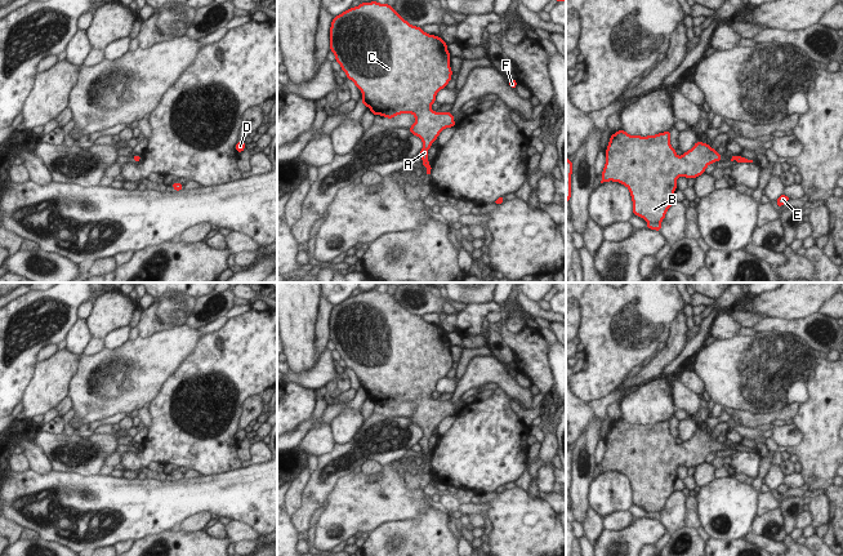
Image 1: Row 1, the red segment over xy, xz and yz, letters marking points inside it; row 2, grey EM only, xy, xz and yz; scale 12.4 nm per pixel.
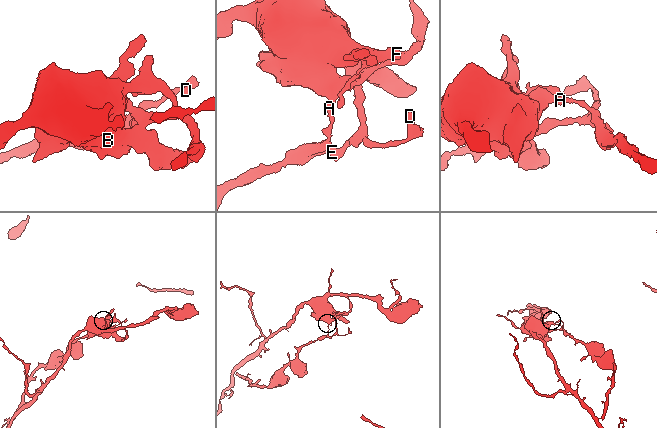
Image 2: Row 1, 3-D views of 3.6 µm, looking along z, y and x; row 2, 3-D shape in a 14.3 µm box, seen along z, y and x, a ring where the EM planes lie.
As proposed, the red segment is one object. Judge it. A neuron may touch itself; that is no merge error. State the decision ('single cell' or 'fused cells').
fused cells

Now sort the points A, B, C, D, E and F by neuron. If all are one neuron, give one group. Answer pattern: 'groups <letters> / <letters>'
groups A B C / D E F

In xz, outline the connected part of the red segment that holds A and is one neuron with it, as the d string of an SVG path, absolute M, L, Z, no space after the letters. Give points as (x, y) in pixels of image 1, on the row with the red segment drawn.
M374 0L360 3L358 6L349 8L333 18L330 26L330 52L334 53L335 61L345 72L347 79L352 80L356 88L361 90L362 104L369 107L374 116L380 115L389 120L402 114L415 116L410 133L419 137L423 142L423 148L419 152L423 160L422 165L429 165L428 150L432 147L432 143L437 141L442 130L456 126L451 112L434 112L431 108L436 102L437 93L452 80L451 55L447 50L447 44L440 36L429 35L422 27L410 25L387 3L380 4Z

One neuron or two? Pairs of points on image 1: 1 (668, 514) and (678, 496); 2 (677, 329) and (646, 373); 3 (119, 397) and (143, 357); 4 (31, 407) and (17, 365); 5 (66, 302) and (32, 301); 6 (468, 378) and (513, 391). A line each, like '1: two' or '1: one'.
1: one
2: one
3: one
4: two
5: one
6: one

